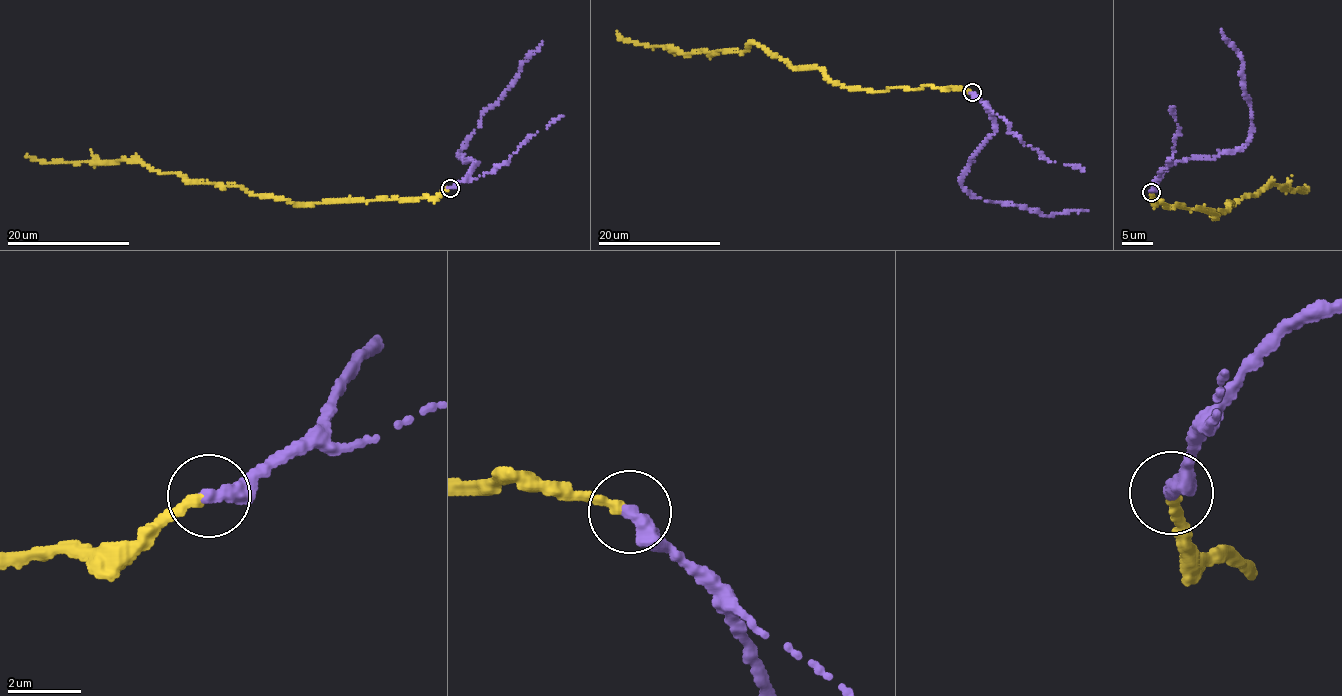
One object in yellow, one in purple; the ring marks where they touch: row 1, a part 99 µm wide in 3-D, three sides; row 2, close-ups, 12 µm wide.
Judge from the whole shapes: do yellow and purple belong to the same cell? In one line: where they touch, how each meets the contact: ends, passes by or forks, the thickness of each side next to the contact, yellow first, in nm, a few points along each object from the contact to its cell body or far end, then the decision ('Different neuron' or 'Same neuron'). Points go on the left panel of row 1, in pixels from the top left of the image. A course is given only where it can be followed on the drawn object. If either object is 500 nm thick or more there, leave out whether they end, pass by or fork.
Place: (450, 188). At the ring yellow ends. At the ring purple ends. Thickness 280 nm (yellow) against 440 nm. Course of yellow: (449, 188), (432, 198), (291, 203), (235, 185), (185, 181), (142, 163), (26, 156). Course of purple: (449, 188), (476, 164), (464, 162), (460, 153), (478, 128), (481, 114), (511, 86), (542, 42). Same neuron

